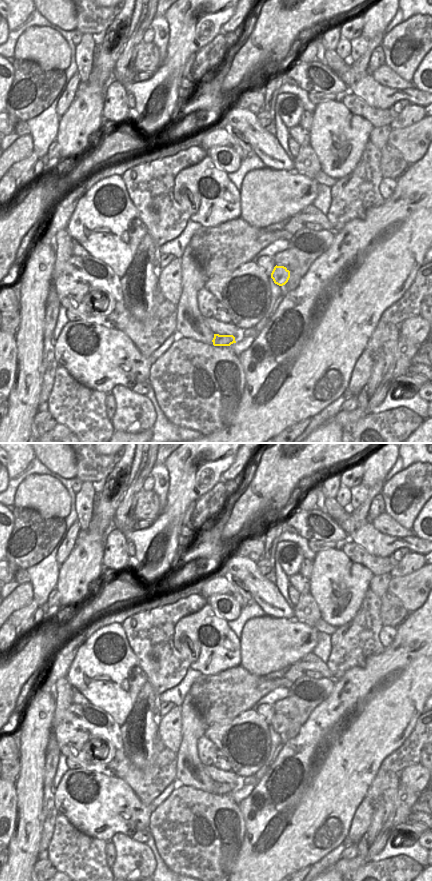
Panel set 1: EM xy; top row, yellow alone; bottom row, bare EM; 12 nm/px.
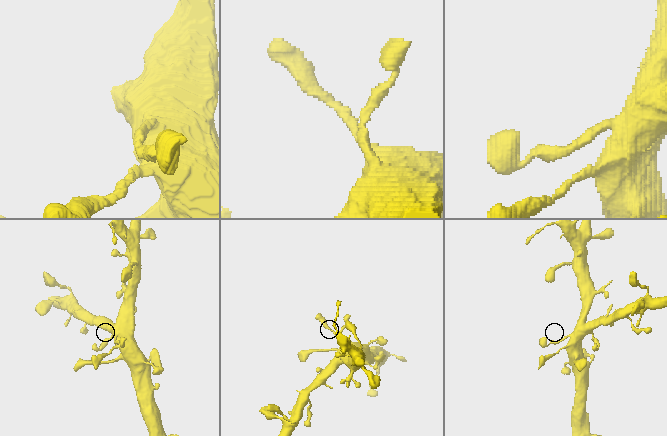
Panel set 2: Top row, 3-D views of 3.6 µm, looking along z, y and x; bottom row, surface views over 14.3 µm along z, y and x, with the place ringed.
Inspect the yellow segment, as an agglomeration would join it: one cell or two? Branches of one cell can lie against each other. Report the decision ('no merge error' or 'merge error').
no merge error

